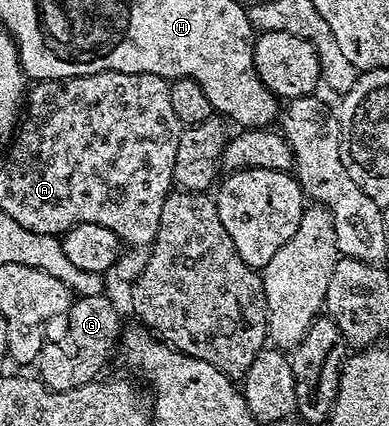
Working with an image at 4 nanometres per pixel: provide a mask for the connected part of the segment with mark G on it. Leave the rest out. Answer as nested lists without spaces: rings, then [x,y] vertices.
[[[96,294],[93,296],[79,296],[72,299],[66,313],[67,329],[63,332],[60,340],[54,338],[48,339],[43,348],[39,351],[37,361],[38,379],[42,380],[46,388],[52,388],[54,392],[61,390],[73,390],[77,386],[85,386],[91,380],[100,375],[99,372],[111,356],[111,351],[116,351],[117,341],[121,336],[121,327],[119,328],[119,312],[106,300],[106,295]]]

